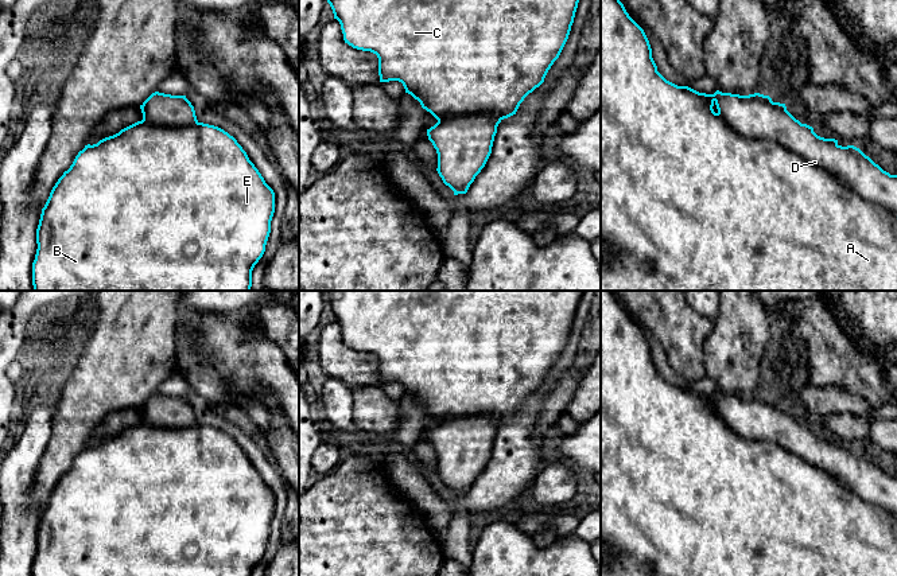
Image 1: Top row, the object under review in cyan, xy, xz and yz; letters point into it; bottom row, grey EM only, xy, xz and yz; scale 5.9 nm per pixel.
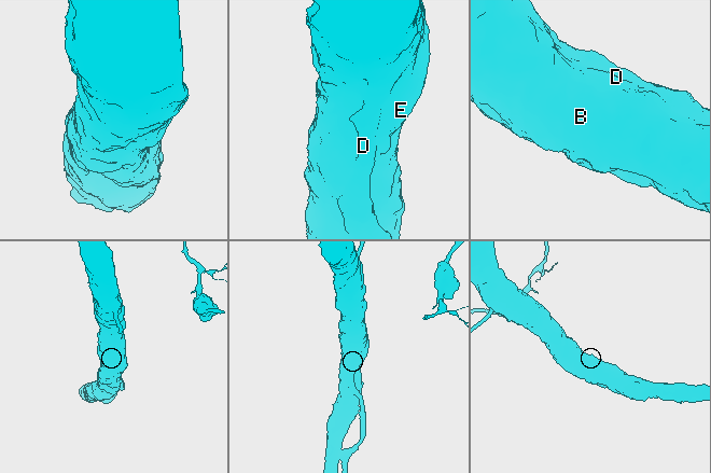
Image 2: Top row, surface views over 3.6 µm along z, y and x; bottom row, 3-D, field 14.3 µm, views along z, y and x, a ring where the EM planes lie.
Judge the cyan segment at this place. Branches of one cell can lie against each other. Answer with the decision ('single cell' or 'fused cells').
single cell

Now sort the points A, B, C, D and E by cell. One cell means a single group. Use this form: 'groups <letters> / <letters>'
groups A B C D E

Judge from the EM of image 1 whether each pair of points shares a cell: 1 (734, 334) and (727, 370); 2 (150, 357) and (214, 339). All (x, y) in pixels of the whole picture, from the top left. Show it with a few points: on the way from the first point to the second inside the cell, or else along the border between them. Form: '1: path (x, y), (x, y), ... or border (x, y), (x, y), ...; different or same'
1: path (734, 343), (733, 361); same
2: border (179, 319), (177, 354); different

